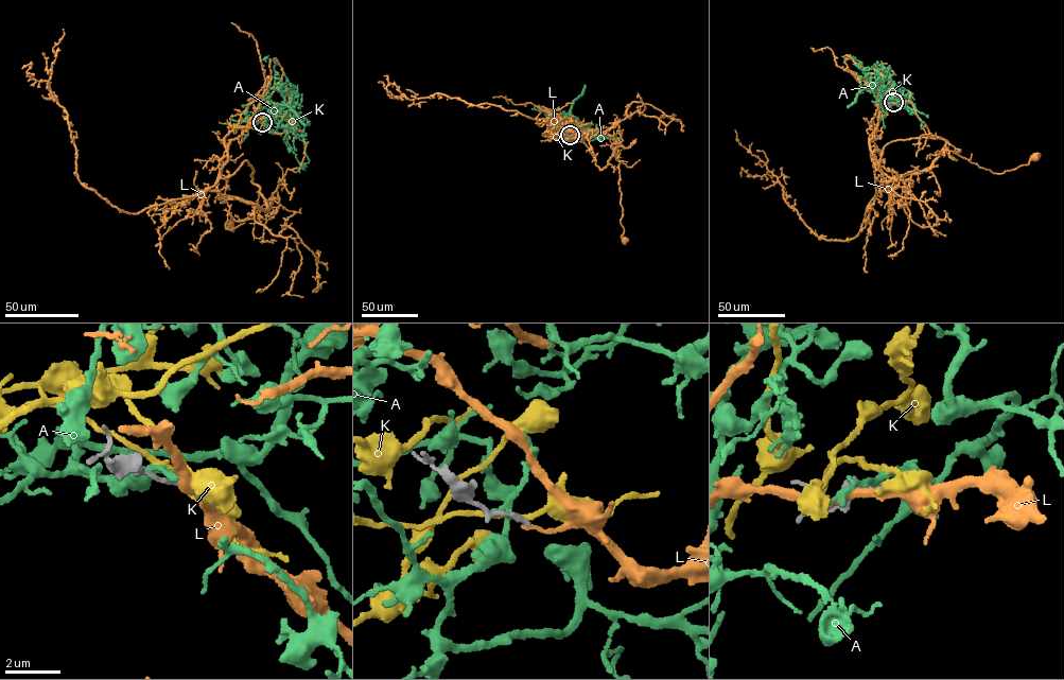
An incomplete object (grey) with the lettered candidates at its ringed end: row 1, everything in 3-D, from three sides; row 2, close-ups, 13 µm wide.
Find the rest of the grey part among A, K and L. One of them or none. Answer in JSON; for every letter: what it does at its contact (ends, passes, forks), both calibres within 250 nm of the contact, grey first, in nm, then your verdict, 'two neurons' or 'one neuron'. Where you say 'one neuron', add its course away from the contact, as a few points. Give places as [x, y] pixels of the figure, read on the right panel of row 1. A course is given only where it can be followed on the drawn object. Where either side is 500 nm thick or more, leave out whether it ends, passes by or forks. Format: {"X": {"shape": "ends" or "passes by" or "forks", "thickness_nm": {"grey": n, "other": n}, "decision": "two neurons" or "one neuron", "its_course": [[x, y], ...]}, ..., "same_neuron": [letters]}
{"A": {"shape": "passes by", "thickness_nm": {"grey": 160, "other": 180}, "decision": "two neurons"}, "K": {"shape": "passes by", "thickness_nm": {"grey": 170, "other": 180}, "decision": "two neurons"}, "L": {"shape": "ends", "thickness_nm": {"grey": 170, "other": 130}, "decision": "two neurons"}, "same_neuron": []}

